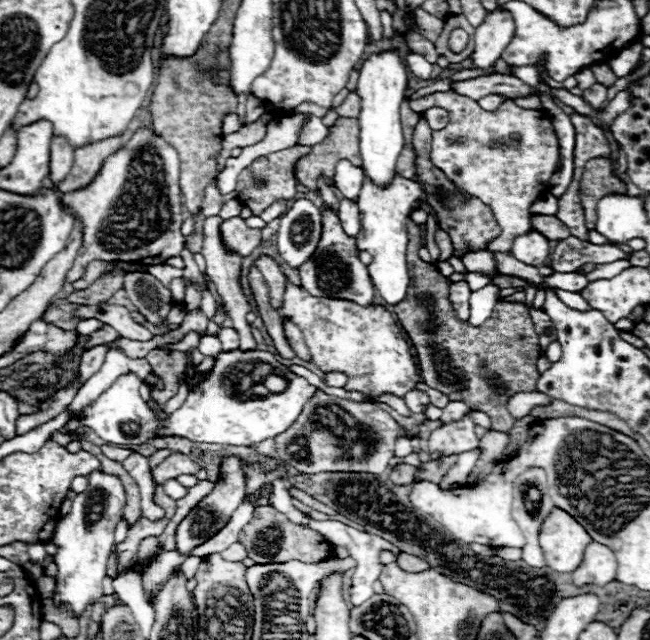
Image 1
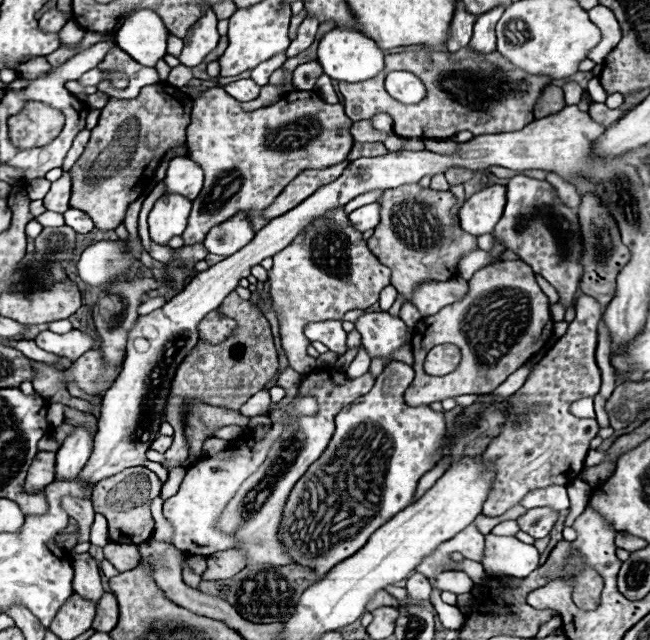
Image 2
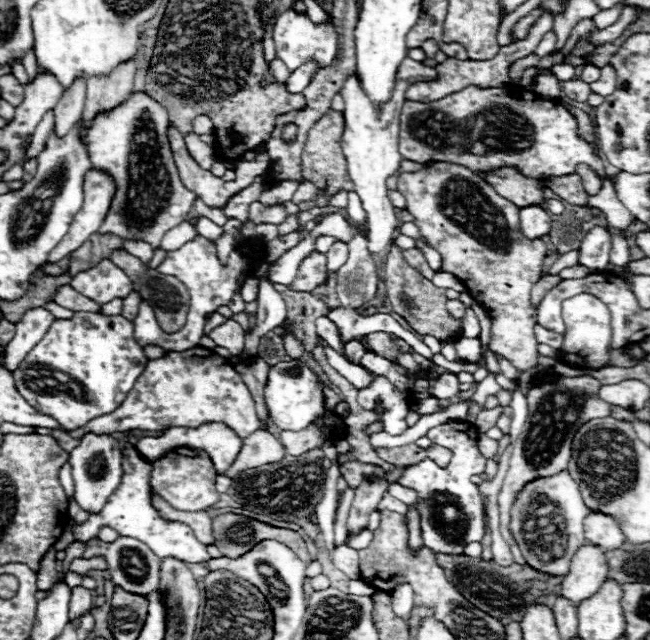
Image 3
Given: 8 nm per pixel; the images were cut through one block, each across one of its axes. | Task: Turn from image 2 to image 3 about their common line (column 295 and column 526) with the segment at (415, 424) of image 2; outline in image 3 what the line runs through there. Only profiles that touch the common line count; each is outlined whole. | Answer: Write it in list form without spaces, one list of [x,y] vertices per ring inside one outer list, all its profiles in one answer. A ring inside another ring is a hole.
[[[568,470],[550,478],[536,478],[534,482],[526,484],[526,490],[518,494],[518,500],[512,508],[512,524],[510,524],[514,540],[518,542],[526,558],[526,564],[530,564],[534,570],[540,572],[566,576],[574,552],[586,544],[584,540],[586,514],[588,510],[580,496],[578,484],[570,478]]]

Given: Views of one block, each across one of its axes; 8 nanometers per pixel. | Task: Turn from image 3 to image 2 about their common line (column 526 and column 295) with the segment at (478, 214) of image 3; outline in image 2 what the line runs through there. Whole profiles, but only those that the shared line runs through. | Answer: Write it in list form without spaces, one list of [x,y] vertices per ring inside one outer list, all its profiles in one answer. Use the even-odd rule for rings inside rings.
[[[342,208],[312,222],[286,250],[274,254],[274,266],[268,272],[272,308],[280,320],[280,340],[290,366],[308,374],[316,360],[306,354],[310,340],[304,336],[306,322],[340,320],[348,310],[366,310],[378,302],[380,292],[390,284],[390,270],[370,254],[362,232],[354,230]]]

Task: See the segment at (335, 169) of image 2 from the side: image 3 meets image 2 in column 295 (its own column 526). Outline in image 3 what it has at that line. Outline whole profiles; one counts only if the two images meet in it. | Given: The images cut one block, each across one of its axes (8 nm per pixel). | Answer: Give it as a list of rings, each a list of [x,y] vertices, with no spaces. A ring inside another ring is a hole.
[[[502,168],[500,172],[490,174],[486,180],[494,186],[494,190],[502,198],[510,200],[518,208],[522,208],[522,206],[542,206],[544,204],[544,192],[542,192],[540,180],[526,178],[514,168]]]

